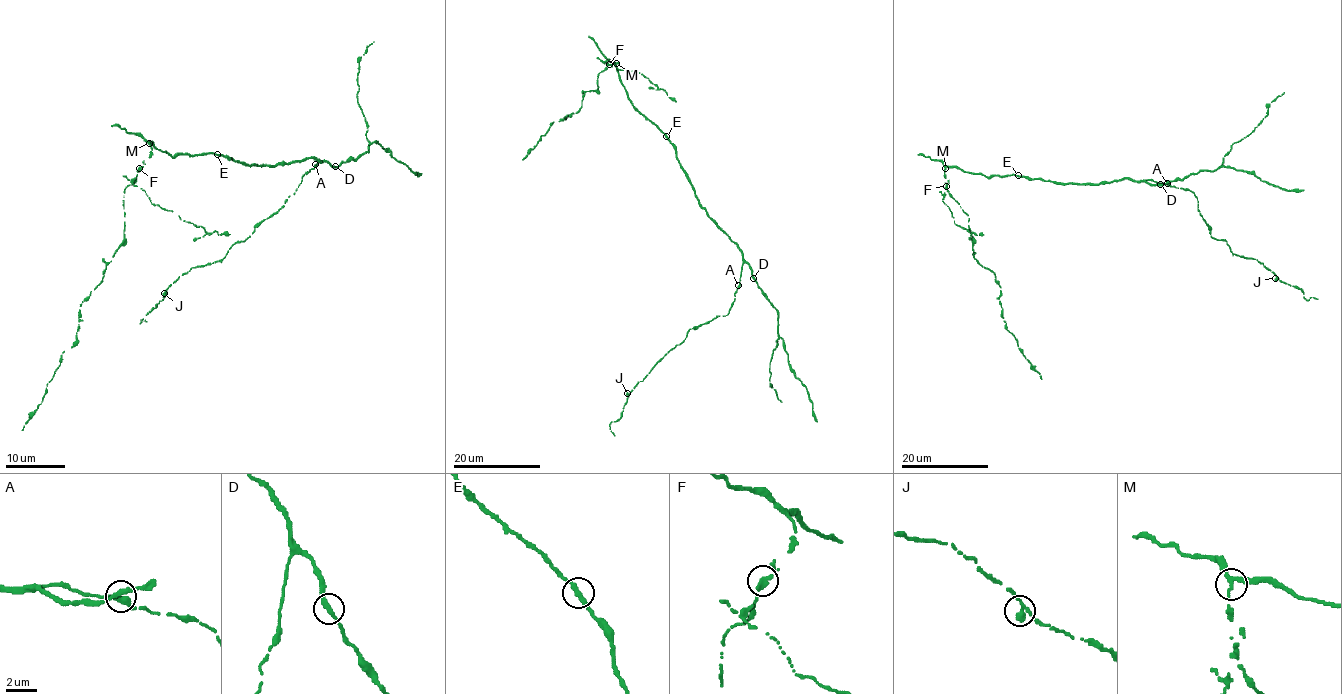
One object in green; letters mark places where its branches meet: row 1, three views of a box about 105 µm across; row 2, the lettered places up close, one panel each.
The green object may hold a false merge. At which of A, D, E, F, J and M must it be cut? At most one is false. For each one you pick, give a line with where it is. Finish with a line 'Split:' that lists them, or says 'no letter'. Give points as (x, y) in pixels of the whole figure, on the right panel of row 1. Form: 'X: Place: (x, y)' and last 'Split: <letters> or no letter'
F: Place: (946, 186)
Split: F

